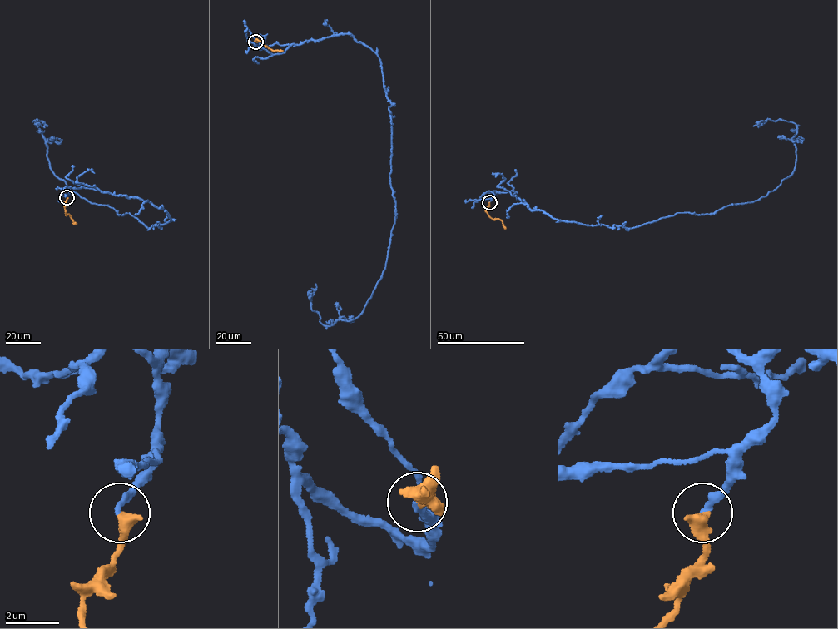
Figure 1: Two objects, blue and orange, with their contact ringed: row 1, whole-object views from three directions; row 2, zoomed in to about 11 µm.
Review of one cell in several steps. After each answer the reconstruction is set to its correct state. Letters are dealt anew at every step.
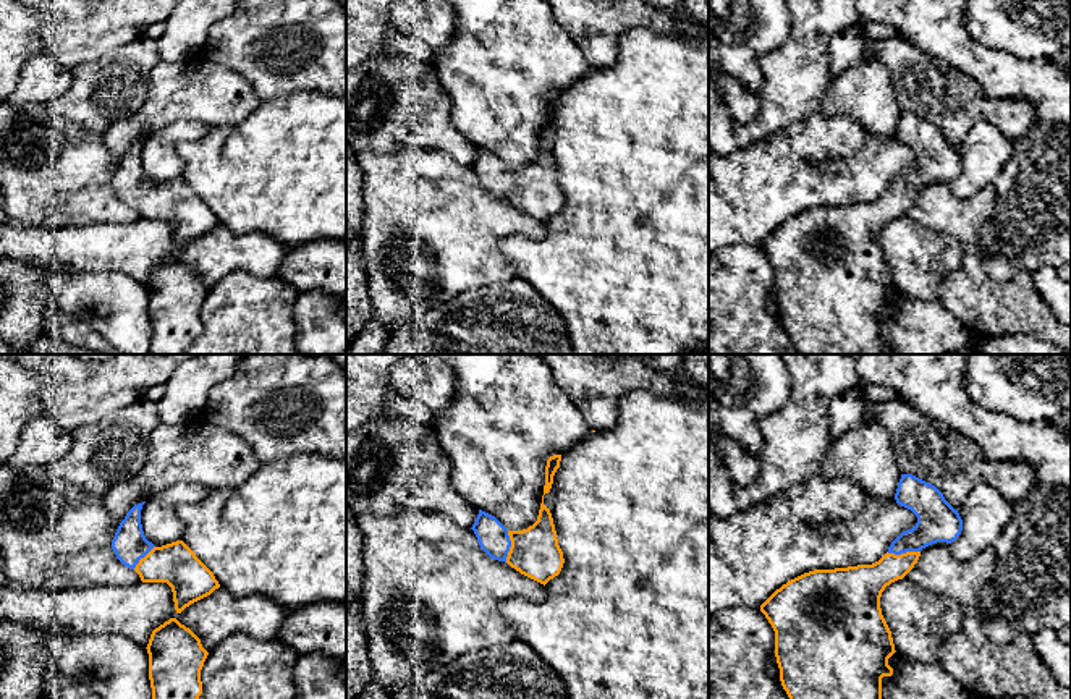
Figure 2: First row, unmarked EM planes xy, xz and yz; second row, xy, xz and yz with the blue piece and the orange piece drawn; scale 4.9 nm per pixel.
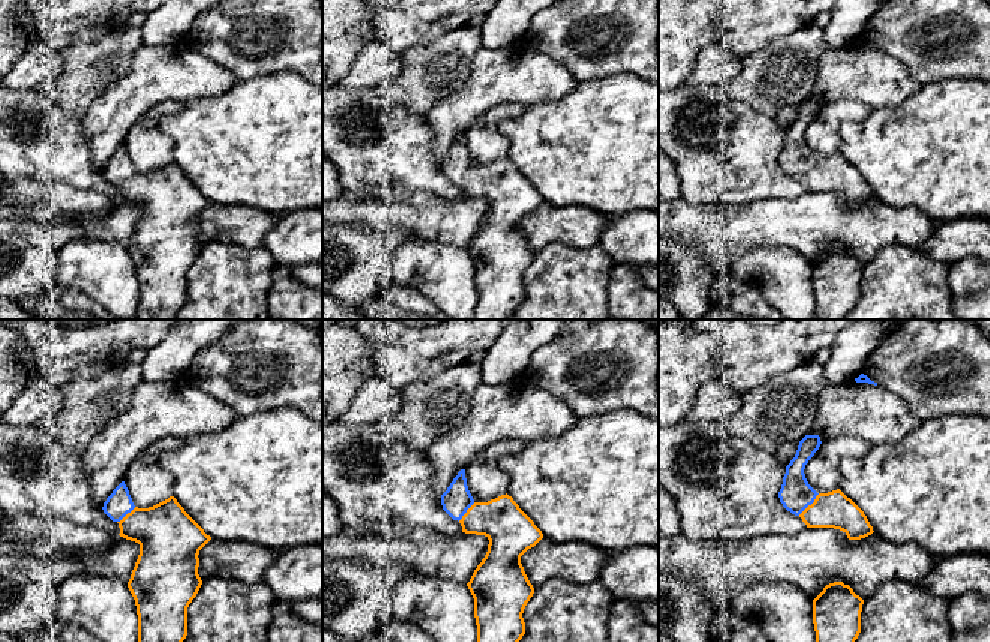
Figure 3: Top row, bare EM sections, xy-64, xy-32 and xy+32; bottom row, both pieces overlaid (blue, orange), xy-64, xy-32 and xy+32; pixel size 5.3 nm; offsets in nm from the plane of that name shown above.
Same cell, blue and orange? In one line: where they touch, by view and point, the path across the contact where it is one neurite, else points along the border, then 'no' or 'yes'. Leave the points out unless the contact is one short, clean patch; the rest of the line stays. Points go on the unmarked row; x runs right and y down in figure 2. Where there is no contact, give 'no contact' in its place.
contact yz (903, 190); way yz (937, 159), (903, 190), (882, 211), (864, 222); yes

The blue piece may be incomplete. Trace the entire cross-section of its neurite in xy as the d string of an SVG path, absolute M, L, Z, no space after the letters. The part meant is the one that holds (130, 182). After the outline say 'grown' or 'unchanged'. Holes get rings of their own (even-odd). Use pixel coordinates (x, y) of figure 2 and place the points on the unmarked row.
M142 141L134 142L120 160L112 186L116 196L134 207L142 220L167 220L173 230L176 251L220 225L214 210L183 180L155 184L144 173Z | grown

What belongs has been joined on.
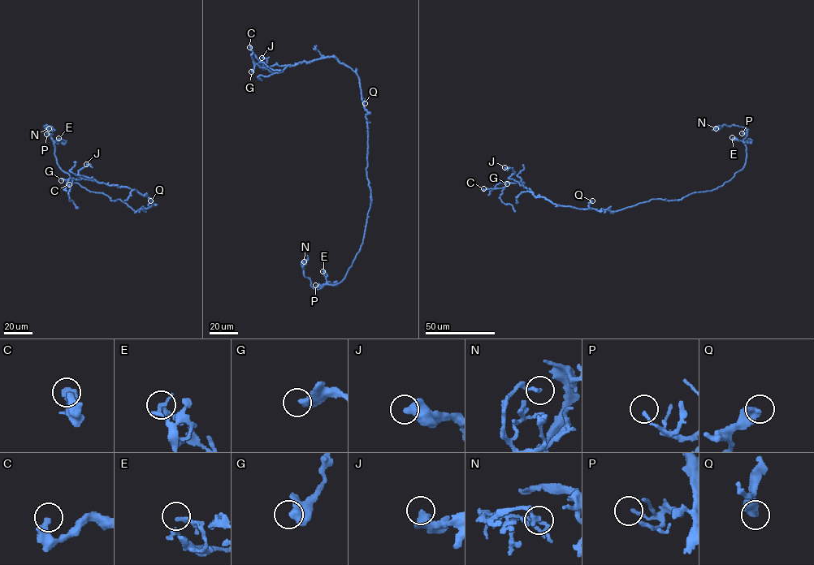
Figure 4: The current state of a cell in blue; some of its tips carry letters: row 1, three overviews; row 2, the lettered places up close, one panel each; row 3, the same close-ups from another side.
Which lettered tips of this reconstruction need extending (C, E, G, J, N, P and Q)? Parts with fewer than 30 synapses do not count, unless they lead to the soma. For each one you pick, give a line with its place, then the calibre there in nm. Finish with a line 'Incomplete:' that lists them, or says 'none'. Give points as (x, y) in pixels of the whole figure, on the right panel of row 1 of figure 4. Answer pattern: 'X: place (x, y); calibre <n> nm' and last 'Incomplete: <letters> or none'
Incomplete: none

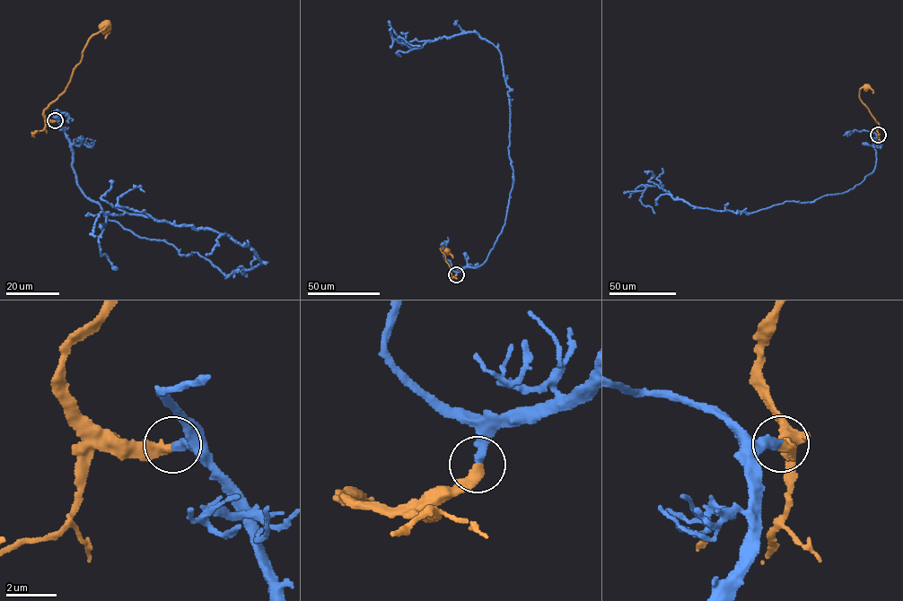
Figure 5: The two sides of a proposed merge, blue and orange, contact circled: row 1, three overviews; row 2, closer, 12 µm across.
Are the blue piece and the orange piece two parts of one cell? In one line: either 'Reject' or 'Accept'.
Accept

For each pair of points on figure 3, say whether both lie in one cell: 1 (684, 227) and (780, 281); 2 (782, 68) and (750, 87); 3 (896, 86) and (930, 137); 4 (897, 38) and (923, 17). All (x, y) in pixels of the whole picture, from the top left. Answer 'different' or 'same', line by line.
1: different
2: same
3: different
4: same

